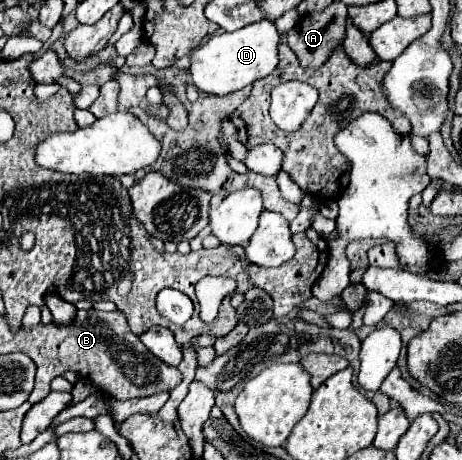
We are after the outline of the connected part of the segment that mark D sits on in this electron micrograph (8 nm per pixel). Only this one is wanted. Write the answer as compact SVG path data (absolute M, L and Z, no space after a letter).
M267 19L251 23L247 27L241 27L233 33L219 31L215 33L207 43L203 43L199 49L191 53L191 79L193 85L207 95L229 95L233 91L239 91L247 85L253 85L255 81L267 77L279 63L277 57L277 45L281 37L275 29L275 25Z

